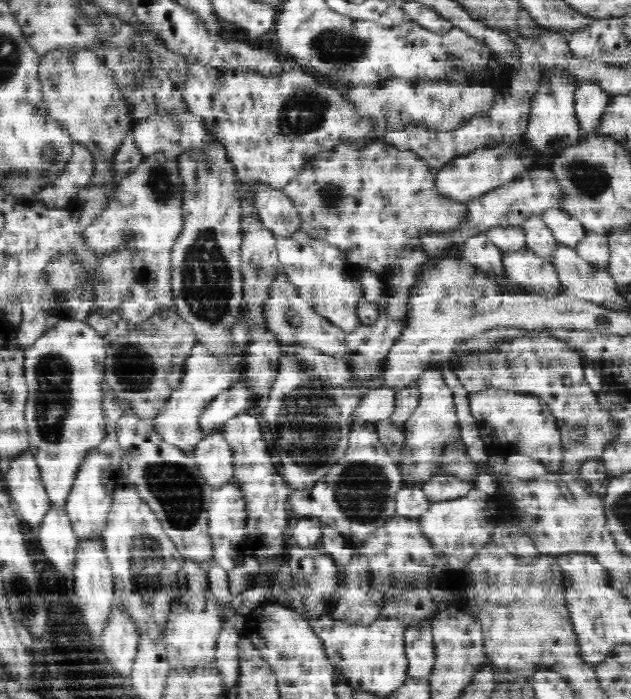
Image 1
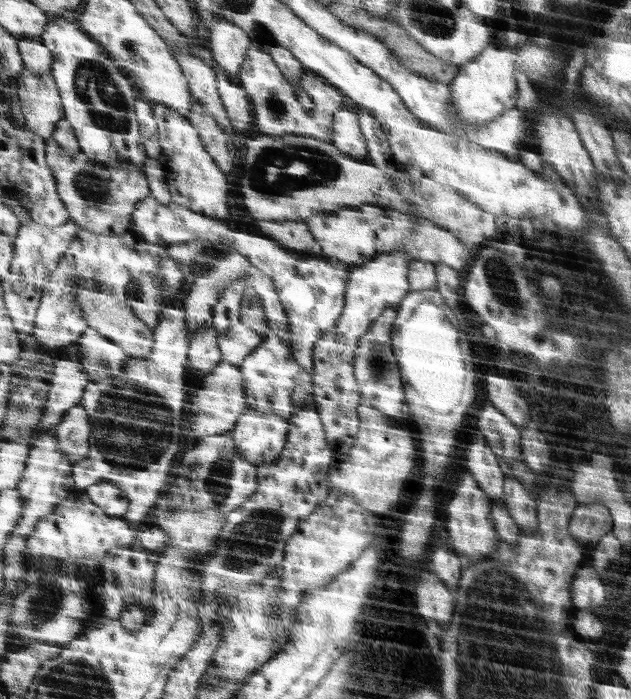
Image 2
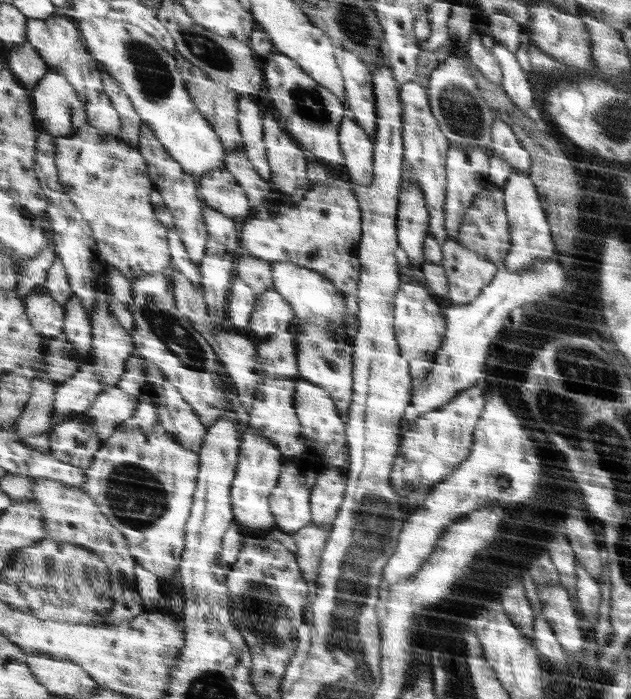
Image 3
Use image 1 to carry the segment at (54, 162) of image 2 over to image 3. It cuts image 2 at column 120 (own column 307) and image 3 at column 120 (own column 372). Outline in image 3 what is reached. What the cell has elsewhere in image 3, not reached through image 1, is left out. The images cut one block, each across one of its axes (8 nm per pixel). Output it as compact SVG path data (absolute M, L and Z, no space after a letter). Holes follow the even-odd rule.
M92 124L87 126L86 130L83 128L74 136L57 137L58 156L56 158L58 158L58 169L67 193L93 228L93 234L98 239L98 246L102 252L102 259L108 260L108 264L113 264L131 281L168 269L173 263L169 228L166 228L159 216L156 216L155 204L150 198L150 194L157 186L148 170L146 157L142 156L138 148L132 148L118 136Z

